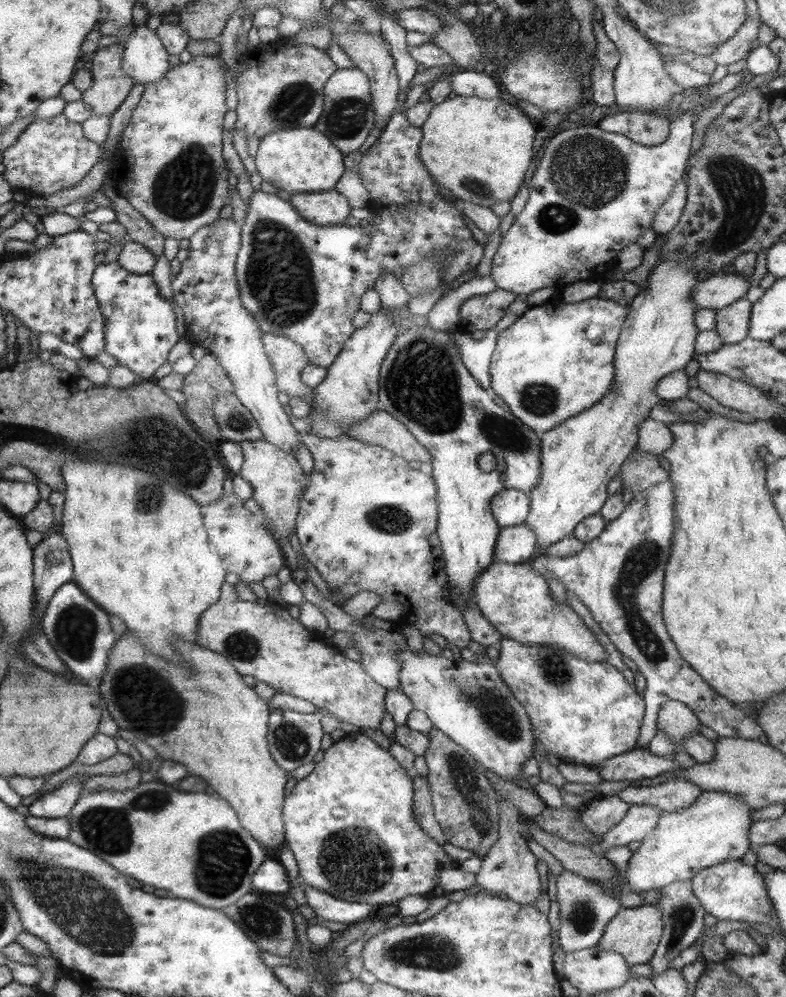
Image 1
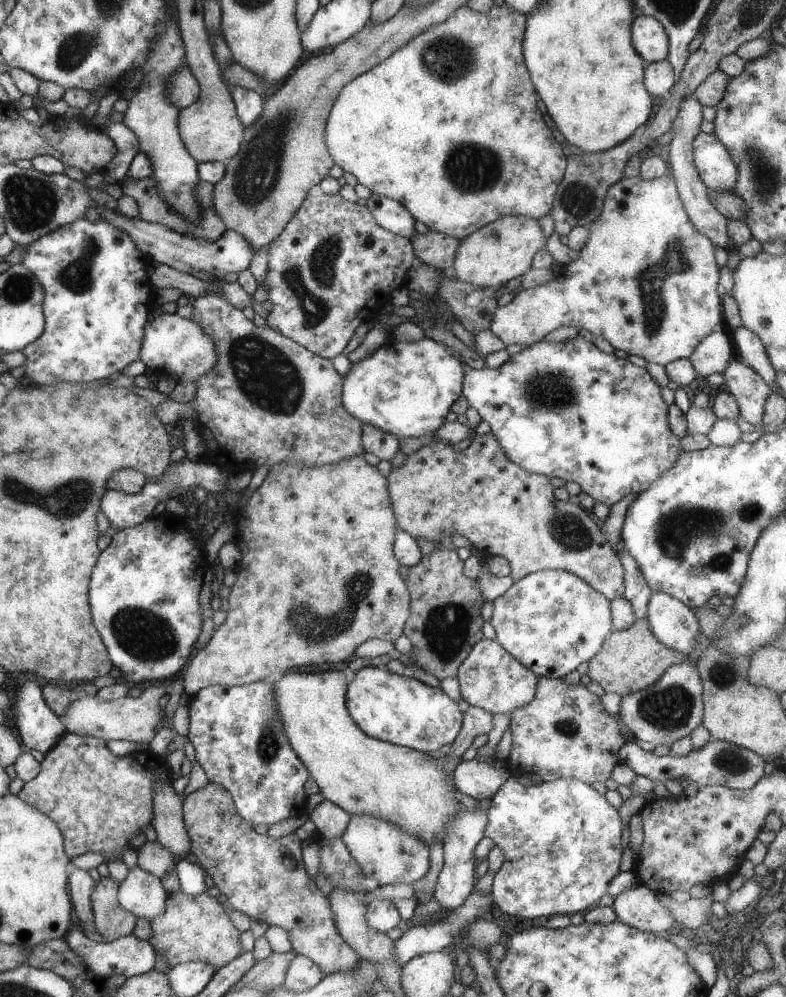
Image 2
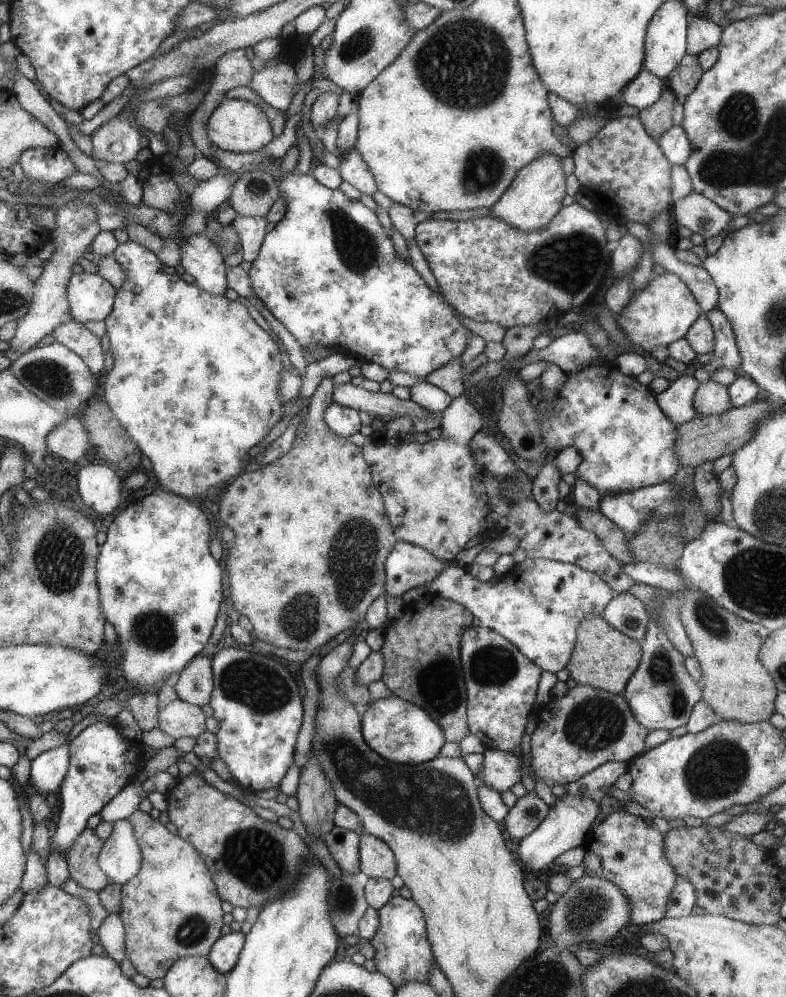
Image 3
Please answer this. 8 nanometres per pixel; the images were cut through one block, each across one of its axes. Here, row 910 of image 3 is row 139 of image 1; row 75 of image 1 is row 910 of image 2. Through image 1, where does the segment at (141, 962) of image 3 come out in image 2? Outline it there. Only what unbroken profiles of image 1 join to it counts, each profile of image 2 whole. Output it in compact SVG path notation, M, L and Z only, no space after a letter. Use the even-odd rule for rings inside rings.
M181 892L165 900L165 912L151 922L153 936L149 938L149 944L155 952L163 952L163 956L171 966L187 964L187 962L201 962L205 966L211 966L215 970L227 966L229 962L235 962L243 954L239 946L239 932L229 922L225 910L207 896L207 892L187 898Z

